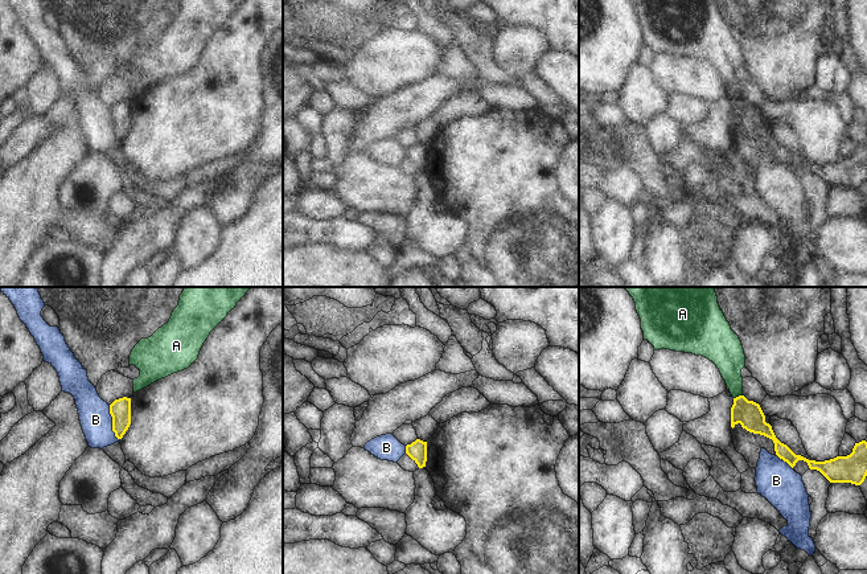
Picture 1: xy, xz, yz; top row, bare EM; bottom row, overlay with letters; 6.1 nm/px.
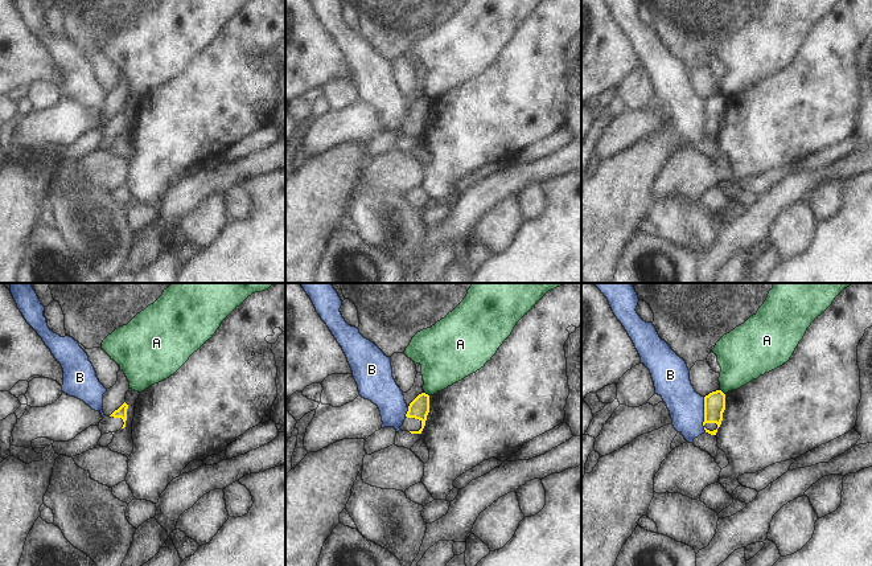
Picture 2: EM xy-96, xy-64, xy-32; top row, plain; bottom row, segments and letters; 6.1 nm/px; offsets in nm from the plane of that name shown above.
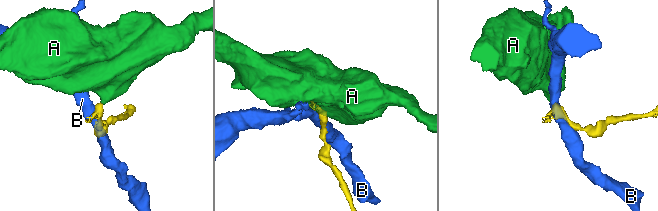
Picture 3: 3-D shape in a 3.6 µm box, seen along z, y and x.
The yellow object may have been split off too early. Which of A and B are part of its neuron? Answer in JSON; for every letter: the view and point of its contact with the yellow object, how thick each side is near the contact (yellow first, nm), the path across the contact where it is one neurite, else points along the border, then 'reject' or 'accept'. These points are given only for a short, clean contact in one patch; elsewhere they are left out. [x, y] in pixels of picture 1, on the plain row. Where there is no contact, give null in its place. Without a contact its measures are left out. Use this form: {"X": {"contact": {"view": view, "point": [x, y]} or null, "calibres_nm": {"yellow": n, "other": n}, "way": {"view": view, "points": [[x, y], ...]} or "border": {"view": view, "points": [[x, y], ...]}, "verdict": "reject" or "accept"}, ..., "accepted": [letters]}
{"A": {"contact": {"view": "yz", "point": [739, 99]}, "calibres_nm": {"yellow": 160, "other": 190}, "border": {"view": "yz", "points": [[742, 98], [734, 102]]}, "verdict": "reject"}, "B": {"contact": {"view": "xy", "point": [113, 126]}, "calibres_nm": {"yellow": 130, "other": 190}, "verdict": "reject"}, "accepted": []}

